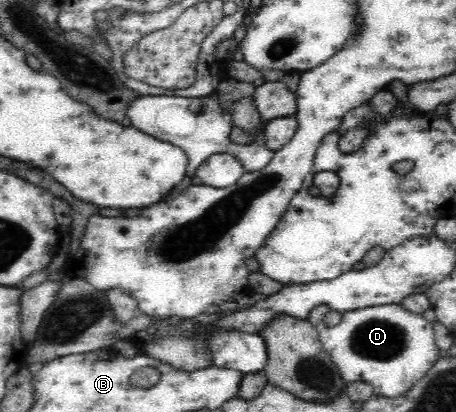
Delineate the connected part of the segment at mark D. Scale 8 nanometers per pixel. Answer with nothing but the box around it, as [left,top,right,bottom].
[307,304,439,396]

